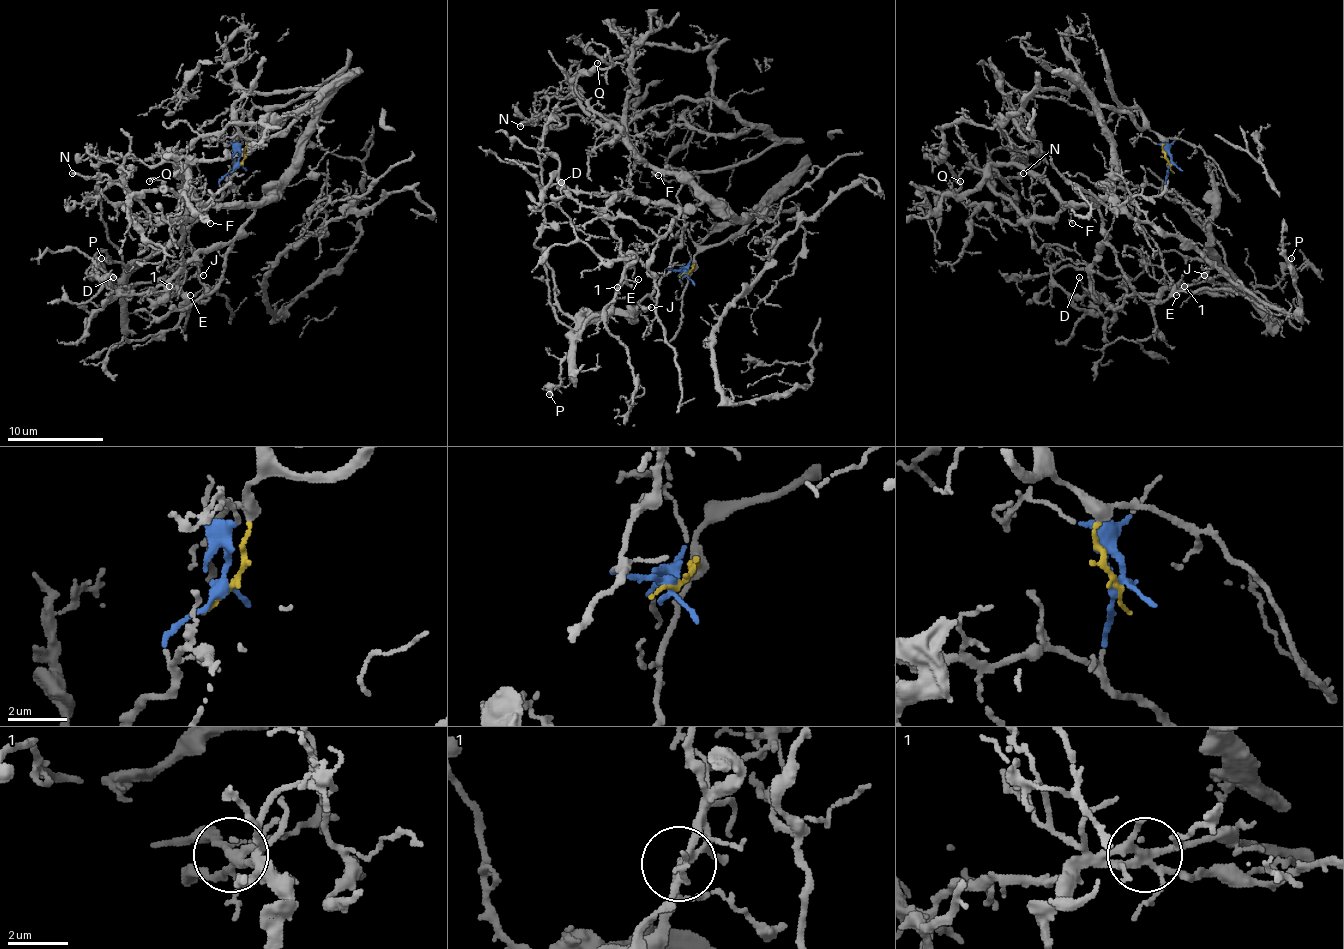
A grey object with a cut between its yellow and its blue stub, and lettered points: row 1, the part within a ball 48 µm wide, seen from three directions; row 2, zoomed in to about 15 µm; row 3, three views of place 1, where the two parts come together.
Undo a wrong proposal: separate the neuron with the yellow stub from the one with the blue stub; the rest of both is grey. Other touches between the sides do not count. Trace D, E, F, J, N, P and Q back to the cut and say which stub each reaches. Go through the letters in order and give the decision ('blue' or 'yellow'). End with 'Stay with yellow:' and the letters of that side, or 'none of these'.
D: yellow
E: blue
F: yellow
J: blue
N: yellow
P: blue
Q: yellow
Stay with yellow: D, F, N, Q

